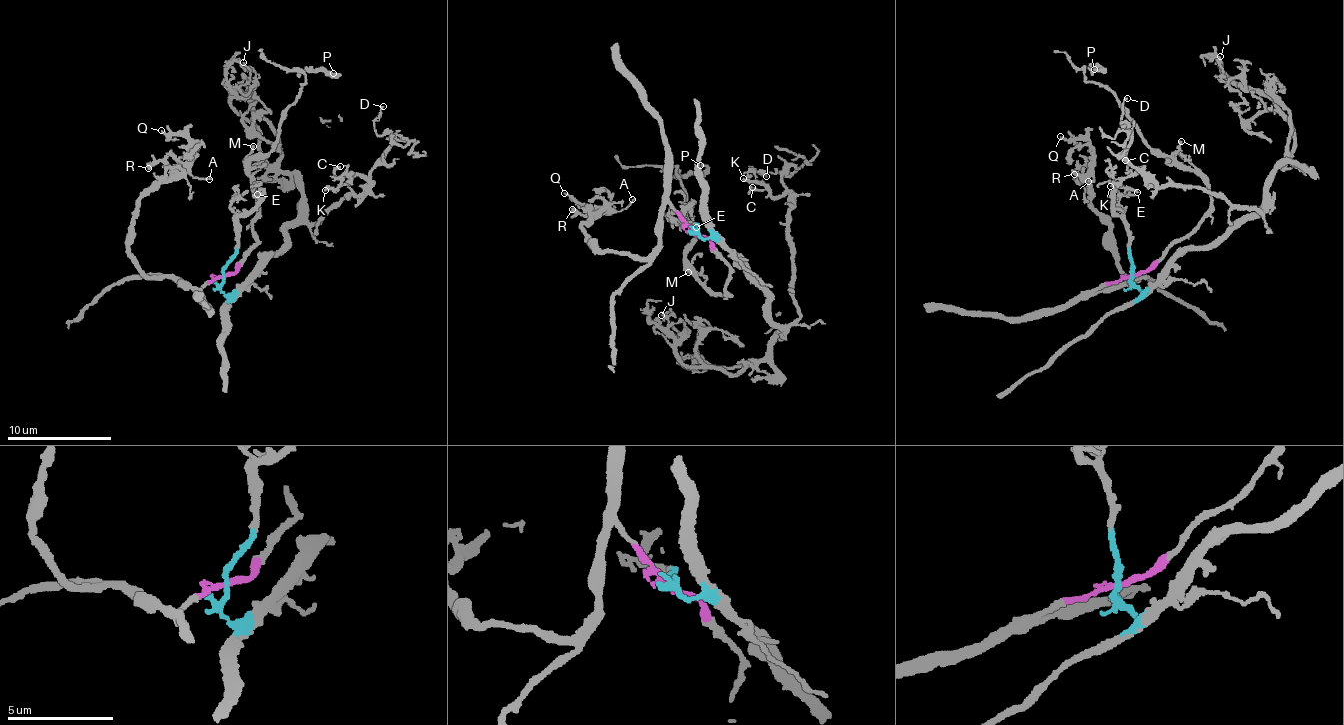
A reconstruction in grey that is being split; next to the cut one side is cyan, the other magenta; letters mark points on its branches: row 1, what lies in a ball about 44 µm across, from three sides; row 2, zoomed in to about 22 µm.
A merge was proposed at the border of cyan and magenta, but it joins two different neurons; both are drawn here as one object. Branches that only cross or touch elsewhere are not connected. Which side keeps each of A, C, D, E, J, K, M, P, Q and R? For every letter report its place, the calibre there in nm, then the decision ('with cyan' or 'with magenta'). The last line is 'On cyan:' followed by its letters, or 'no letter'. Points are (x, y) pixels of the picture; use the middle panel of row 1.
A: at (632, 199); 120 nm thick; with magenta
C: at (752, 187); 240 nm thick; with cyan
D: at (766, 176); 140 nm thick; with cyan
E: at (696, 227); 190 nm thick; with cyan
J: at (661, 315); 190 nm thick; with cyan
K: at (743, 178); 190 nm thick; with cyan
M: at (688, 272); 190 nm thick; with magenta
P: at (700, 165); 190 nm thick; with magenta
Q: at (564, 193); 140 nm thick; with magenta
R: at (572, 209); 100 nm thick; with magenta
On cyan: C, D, E, J, K

